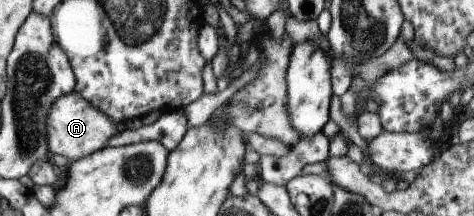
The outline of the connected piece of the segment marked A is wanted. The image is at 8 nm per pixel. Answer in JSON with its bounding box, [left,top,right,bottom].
[45,91,117,162]

